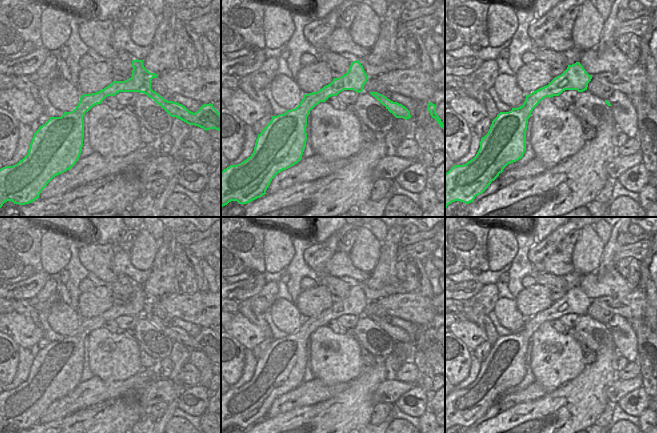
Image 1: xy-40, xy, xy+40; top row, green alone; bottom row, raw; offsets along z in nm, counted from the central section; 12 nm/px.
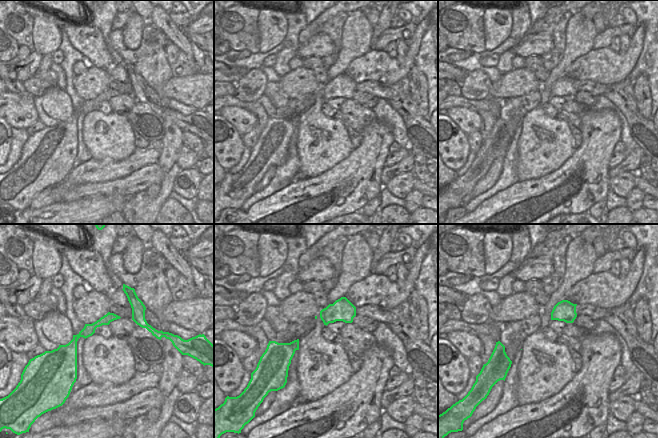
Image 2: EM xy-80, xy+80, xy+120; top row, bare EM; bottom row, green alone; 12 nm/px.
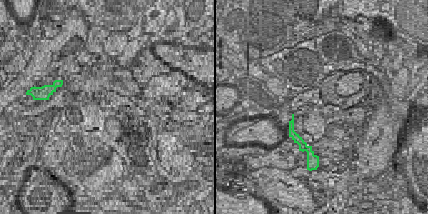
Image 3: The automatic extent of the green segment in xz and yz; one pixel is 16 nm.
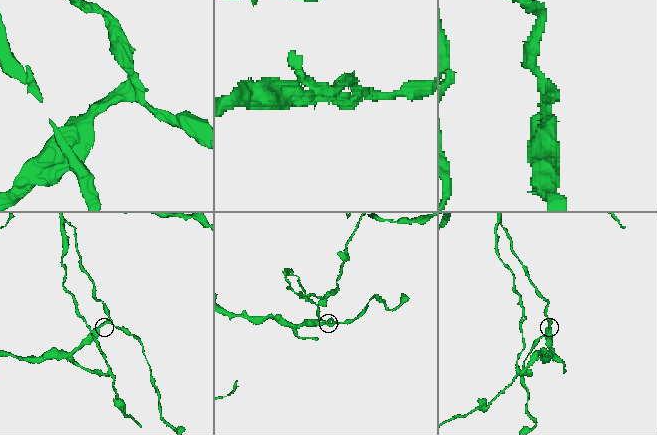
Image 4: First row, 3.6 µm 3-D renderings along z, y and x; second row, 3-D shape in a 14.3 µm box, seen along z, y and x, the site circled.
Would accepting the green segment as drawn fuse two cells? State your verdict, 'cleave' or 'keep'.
cleave

